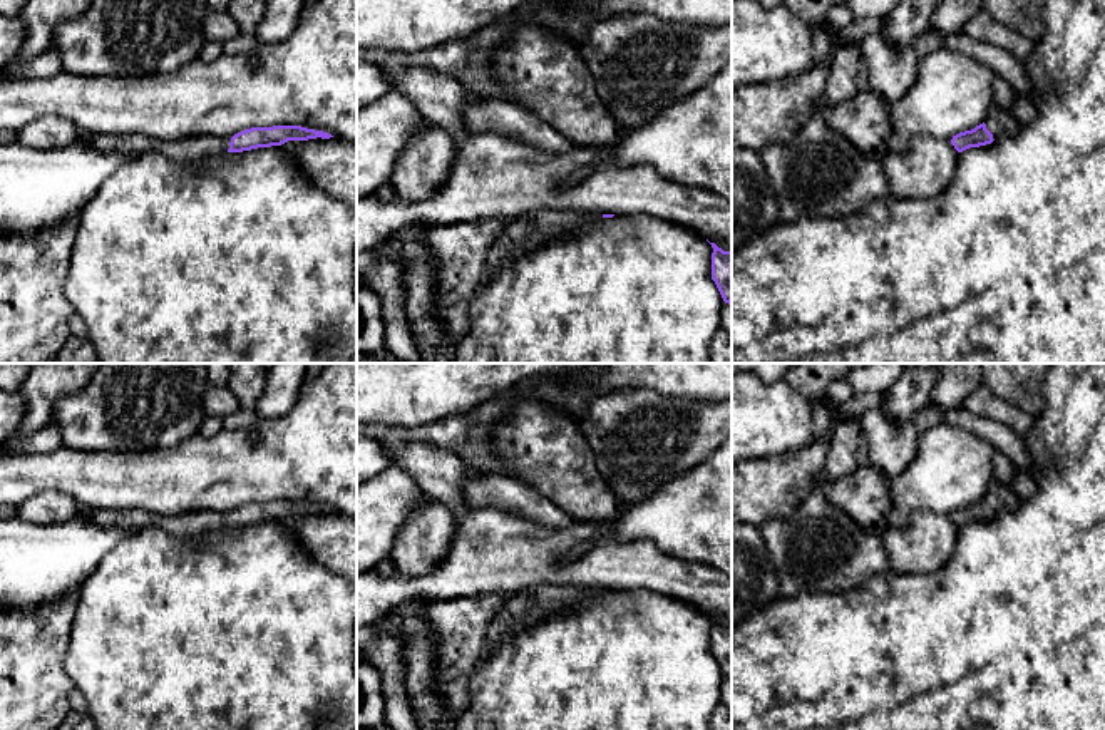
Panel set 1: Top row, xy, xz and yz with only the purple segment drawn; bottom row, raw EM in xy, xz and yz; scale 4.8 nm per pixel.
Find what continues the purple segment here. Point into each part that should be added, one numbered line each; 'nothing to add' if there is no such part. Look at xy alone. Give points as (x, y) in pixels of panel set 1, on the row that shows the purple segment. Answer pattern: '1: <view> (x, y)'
1: xy (193, 148)

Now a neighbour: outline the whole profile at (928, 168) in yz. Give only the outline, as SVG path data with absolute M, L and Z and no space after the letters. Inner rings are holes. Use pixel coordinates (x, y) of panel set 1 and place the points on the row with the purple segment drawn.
M914 137L907 154L889 152L884 171L891 196L897 199L929 199L953 181L958 151L948 139Z

